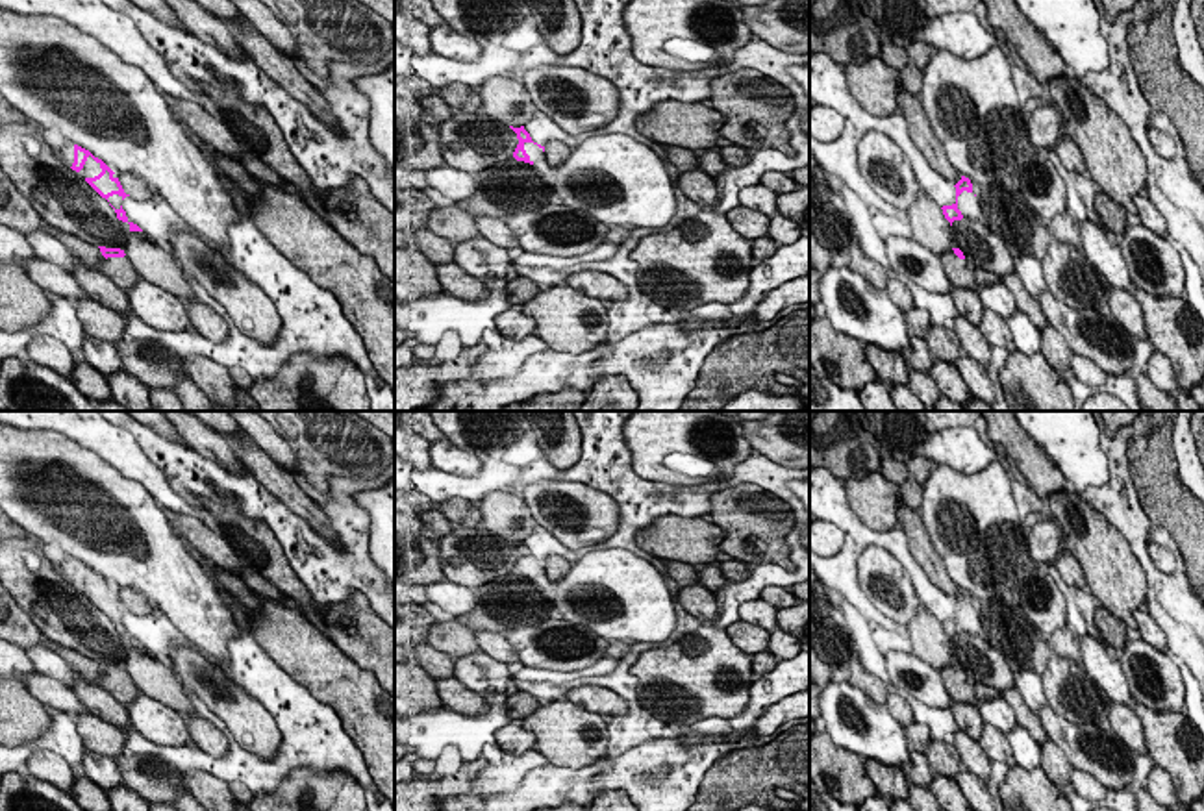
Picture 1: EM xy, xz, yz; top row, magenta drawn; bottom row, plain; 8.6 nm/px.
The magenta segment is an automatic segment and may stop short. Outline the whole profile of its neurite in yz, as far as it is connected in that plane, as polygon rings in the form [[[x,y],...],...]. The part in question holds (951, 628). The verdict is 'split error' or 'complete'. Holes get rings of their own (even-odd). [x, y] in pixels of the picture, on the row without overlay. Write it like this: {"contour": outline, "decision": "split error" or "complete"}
{"contour": [[[961,591],[961,594],[954,602],[956,602],[956,617],[952,620],[941,622],[950,641],[954,635],[961,635],[963,631],[978,635],[987,641],[980,617],[972,607],[971,594]]], "decision": "split error"}

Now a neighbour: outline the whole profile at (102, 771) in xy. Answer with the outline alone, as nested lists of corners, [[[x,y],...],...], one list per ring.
[[[85,750],[82,765],[85,776],[106,792],[113,787],[124,785],[124,780],[117,768],[117,761],[111,757]]]

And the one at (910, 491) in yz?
[[[908,478],[902,485],[900,485],[900,500],[913,511],[919,513],[921,504],[922,504],[922,485],[919,485],[915,481],[915,478]]]

